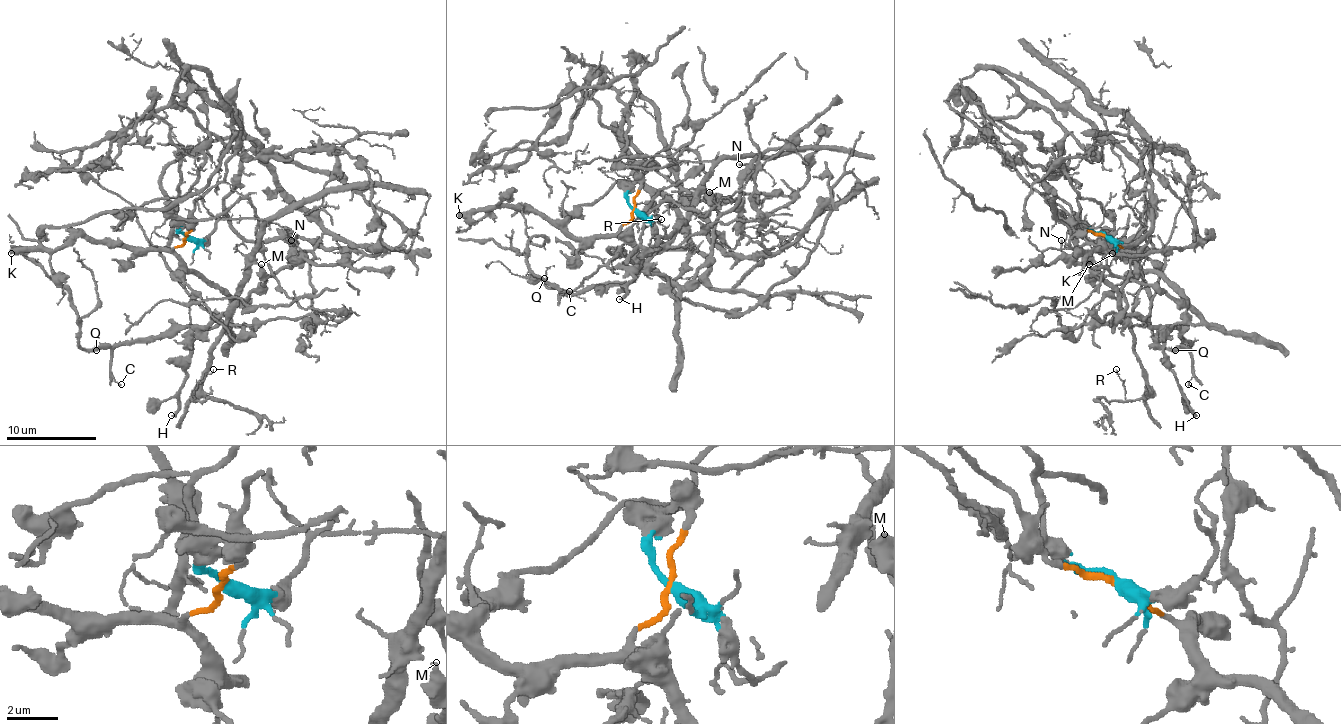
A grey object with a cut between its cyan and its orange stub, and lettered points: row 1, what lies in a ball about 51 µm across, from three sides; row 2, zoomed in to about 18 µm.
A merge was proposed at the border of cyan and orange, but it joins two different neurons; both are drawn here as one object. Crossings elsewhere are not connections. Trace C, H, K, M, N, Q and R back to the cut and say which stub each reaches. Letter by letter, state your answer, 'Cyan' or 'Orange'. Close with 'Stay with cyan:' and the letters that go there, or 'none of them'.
C: Orange
H: Orange
K: Orange
M: Orange
N: Orange
Q: Orange
R: Orange
Stay with cyan: none of them

